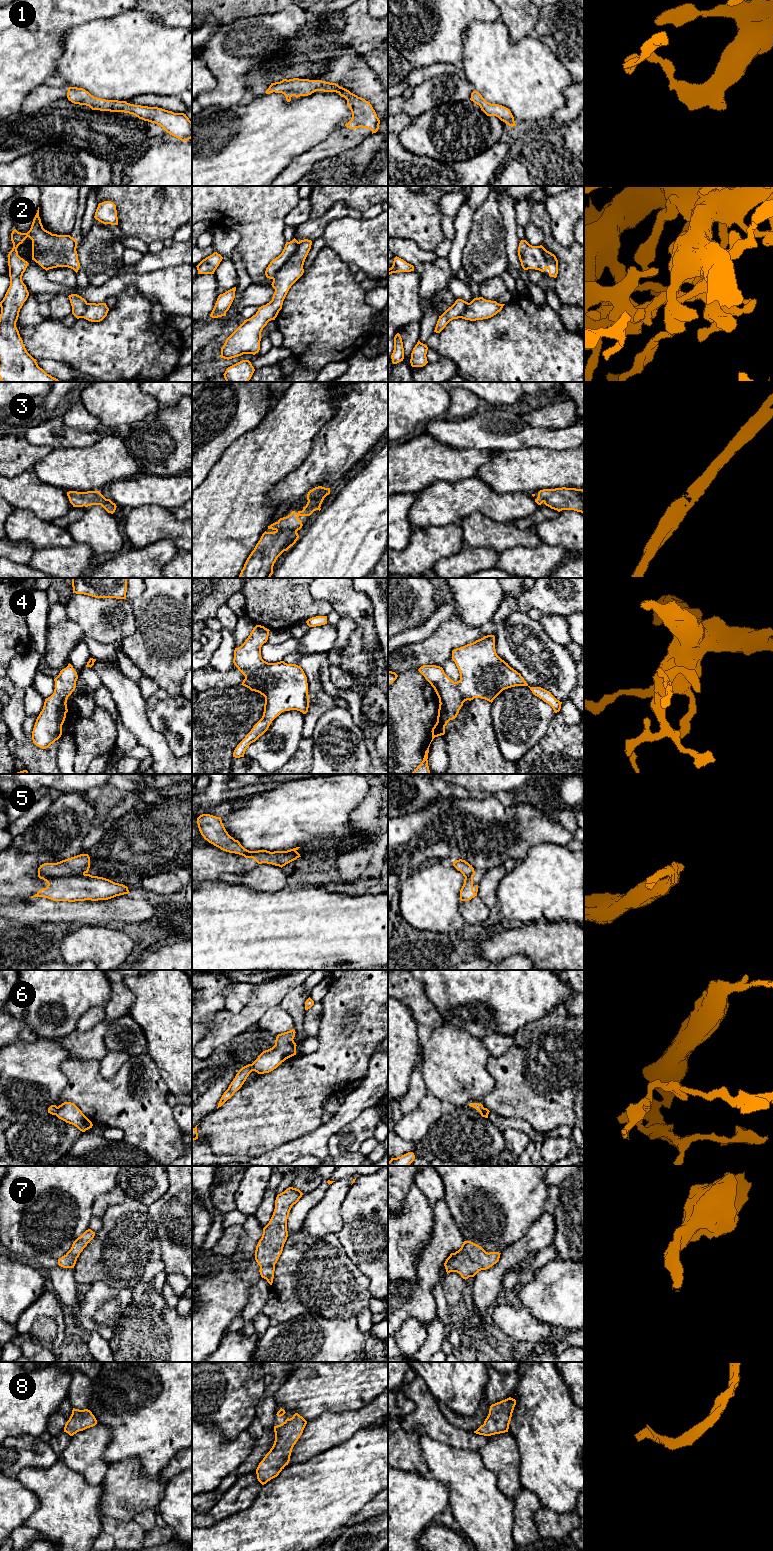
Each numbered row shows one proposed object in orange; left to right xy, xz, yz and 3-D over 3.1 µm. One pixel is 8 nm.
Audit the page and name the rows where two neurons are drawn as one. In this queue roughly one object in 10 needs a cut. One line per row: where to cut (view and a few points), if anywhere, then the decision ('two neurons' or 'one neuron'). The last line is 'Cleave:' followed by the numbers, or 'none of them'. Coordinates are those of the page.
1: no cut; one neuron
2: no cut; one neuron
3: no cut; one neuron
4: no cut; one neuron
5: cut in xy along (84, 873), (43, 879); two neurons
6: cut in xy along (57, 1107), (55, 1114); two neurons
7: no cut; one neuron
8: no cut; one neuron
Cleave: 5, 6

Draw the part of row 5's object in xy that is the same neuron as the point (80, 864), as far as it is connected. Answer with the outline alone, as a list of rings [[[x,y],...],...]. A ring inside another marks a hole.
[[[80,854],[57,863],[44,863],[38,868],[38,877],[48,879],[61,876],[79,876],[88,873],[90,857],[88,854]]]

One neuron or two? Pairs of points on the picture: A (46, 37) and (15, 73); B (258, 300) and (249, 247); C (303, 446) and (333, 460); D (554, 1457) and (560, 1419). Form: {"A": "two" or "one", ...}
{"A": "one", "B": "two", "C": "two", "D": "one"}

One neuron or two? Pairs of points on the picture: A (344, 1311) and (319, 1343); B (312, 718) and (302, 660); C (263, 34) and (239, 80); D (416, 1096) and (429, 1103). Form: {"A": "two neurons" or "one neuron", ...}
{"A": "two neurons", "B": "one neuron", "C": "one neuron", "D": "two neurons"}

